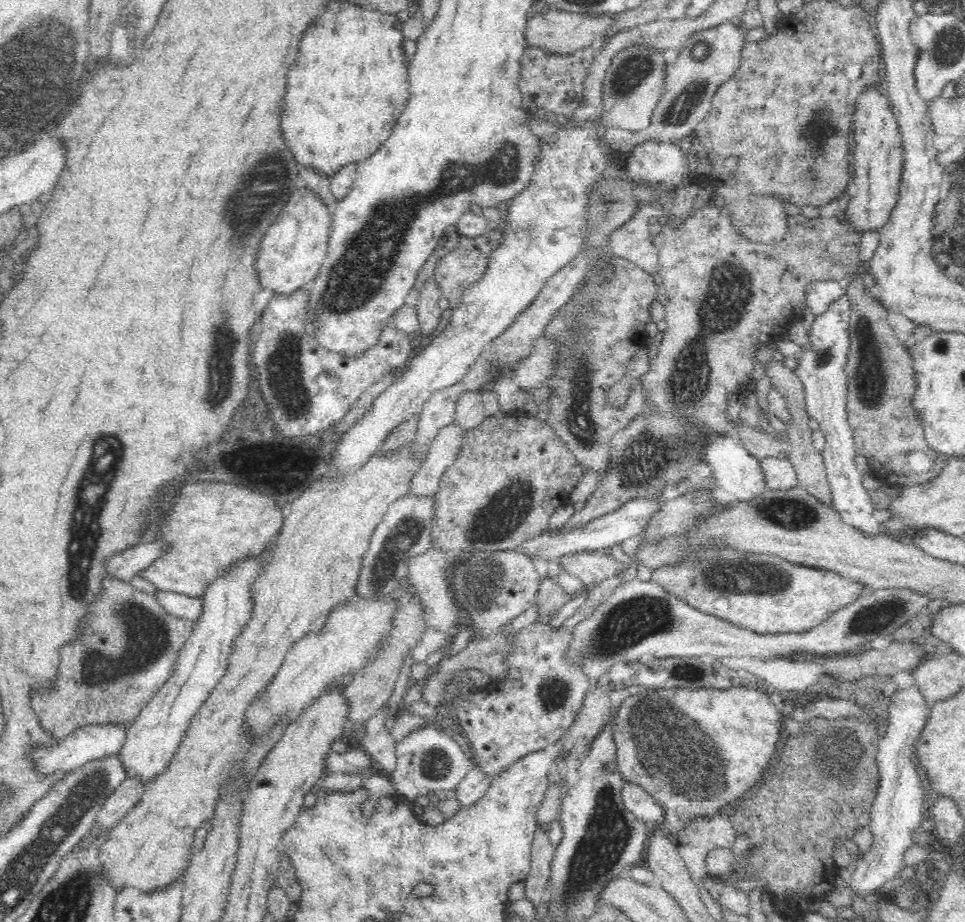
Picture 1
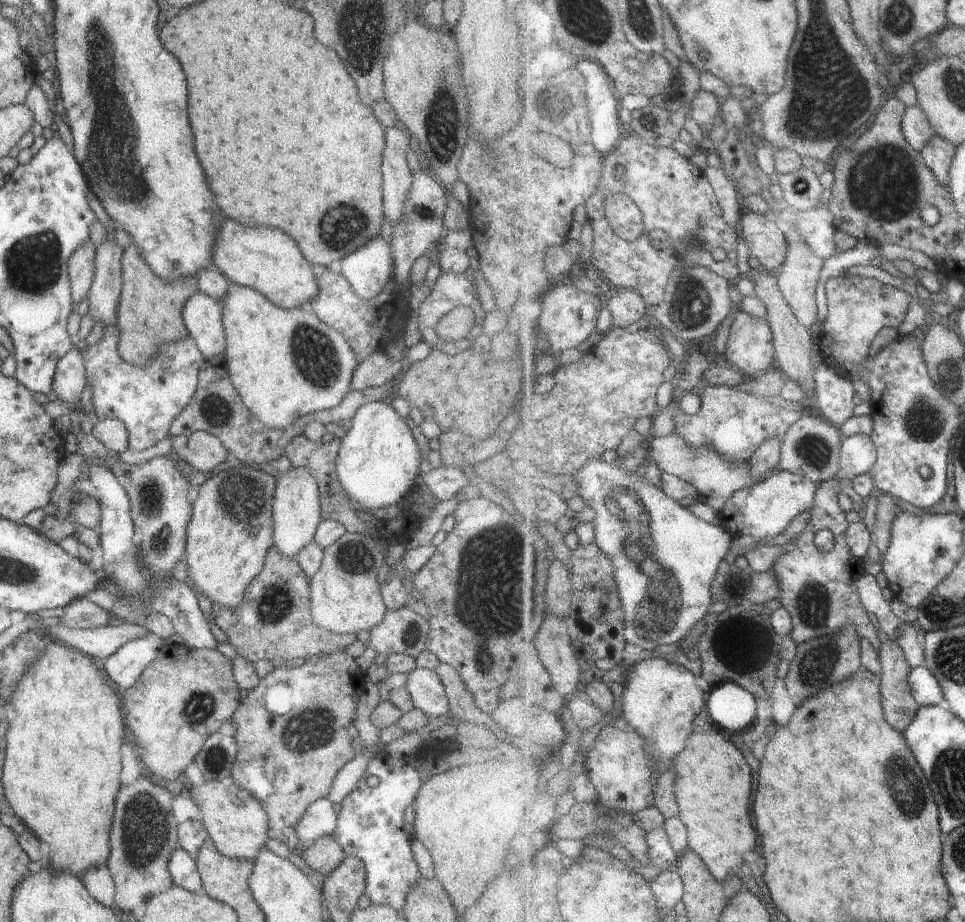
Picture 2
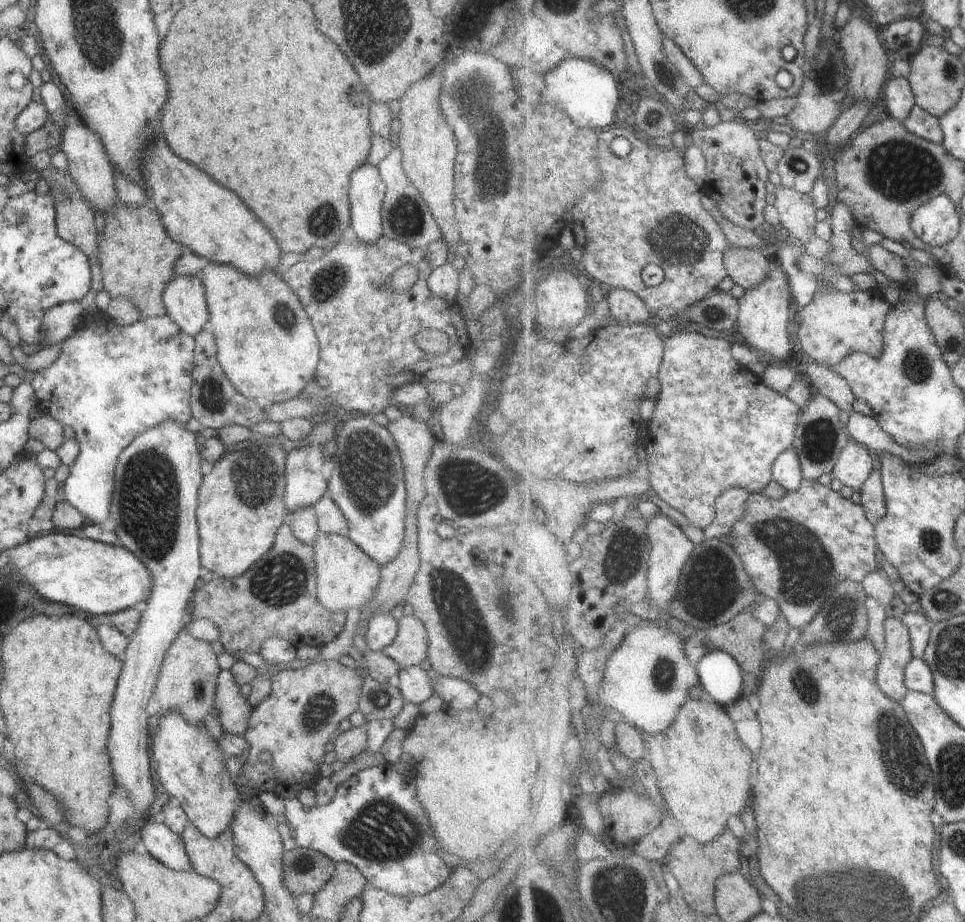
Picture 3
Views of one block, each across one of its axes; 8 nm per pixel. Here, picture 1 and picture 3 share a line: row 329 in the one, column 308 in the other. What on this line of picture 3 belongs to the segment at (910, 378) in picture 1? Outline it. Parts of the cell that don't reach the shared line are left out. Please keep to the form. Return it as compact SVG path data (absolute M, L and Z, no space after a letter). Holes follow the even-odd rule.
M296 847L292 851L286 851L283 855L283 862L285 886L294 897L302 892L313 895L320 892L336 873L335 863L332 860L311 849Z

